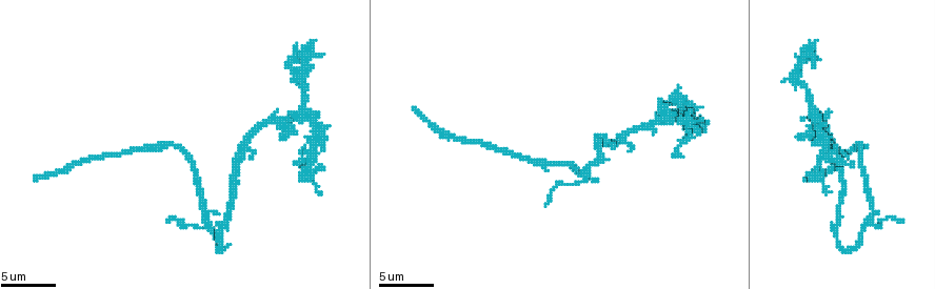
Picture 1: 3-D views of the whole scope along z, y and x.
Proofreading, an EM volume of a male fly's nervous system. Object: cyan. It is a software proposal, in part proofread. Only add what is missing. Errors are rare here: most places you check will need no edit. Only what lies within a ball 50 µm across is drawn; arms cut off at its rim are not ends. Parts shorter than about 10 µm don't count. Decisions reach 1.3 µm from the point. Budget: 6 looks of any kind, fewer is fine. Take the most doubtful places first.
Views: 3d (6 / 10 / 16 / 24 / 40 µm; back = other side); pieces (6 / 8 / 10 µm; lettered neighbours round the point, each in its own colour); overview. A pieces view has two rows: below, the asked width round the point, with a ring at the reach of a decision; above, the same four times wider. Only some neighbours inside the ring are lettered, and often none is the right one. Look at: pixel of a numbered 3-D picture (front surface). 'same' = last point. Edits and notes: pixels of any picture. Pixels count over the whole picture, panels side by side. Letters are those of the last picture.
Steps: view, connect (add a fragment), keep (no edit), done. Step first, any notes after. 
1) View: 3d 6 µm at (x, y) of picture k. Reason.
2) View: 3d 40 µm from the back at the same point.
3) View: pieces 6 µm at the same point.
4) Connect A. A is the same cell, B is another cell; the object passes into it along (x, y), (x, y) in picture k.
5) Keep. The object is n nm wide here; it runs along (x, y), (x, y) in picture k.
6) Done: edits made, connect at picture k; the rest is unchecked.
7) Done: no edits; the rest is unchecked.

View: 3d 10 µm at (798, 136) of picture 1. An open end.

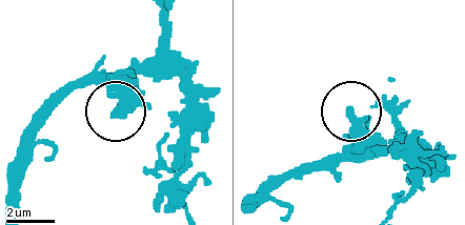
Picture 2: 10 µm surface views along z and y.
View: pieces 6 µm at (114, 112) of picture 2.

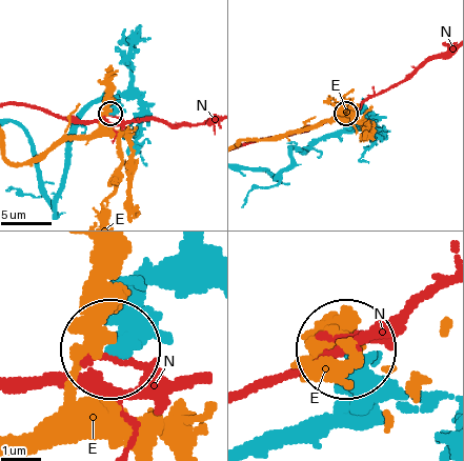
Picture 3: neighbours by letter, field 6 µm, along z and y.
Keep. The object is 290 nm wide here; E and N are other cells; no lettered fragment goes on from it.

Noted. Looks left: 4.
View: pieces 6 µm at (816, 41) of picture 1. Free end.

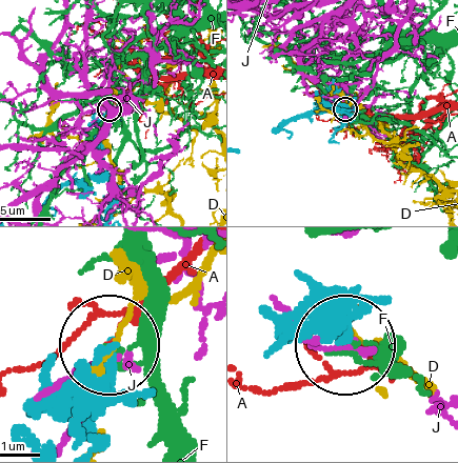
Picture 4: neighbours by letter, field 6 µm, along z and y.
Keep. The object is 290 nm wide here; A, D, F and J are other cells; it runs along (307, 289), (344, 337) in picture 4; no lettered fragment goes on from it.

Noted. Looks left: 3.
View: 3d 6 µm at (546, 205) of picture 1. Tapers out.

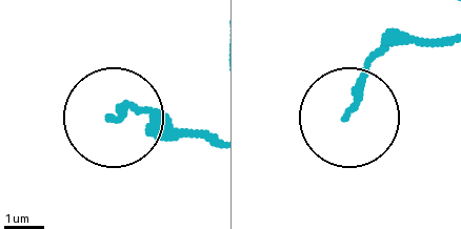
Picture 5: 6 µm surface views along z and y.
View: pieces 8 µm at (110, 120) of picture 5. See the neighbours.

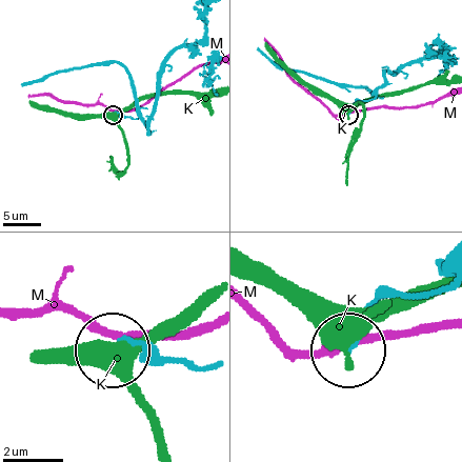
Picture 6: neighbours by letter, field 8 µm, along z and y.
Keep. The object is 150 nm wide here; K and M are other cells; it runs along (445, 285), (385, 298), (349, 345) in picture 6; none of them fits.

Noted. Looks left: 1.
Done: no edits; the rest is unchecked.

